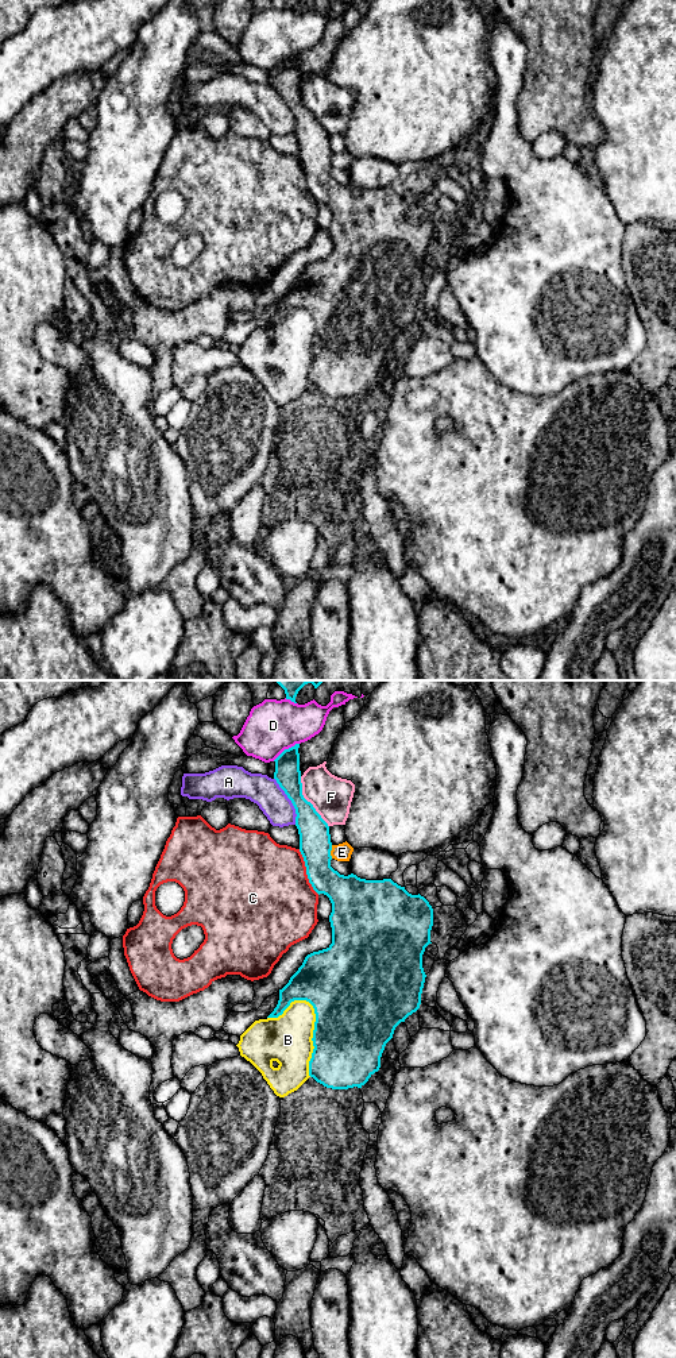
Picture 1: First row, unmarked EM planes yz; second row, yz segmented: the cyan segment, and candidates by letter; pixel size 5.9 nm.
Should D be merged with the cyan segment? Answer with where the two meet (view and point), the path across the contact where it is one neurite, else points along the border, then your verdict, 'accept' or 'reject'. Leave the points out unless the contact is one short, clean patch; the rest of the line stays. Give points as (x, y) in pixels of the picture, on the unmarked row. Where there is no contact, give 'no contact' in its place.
yz (285, 58) | reject

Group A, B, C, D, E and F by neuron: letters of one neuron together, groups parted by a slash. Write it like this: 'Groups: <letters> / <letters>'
Groups: A / B / C / D / E / F

